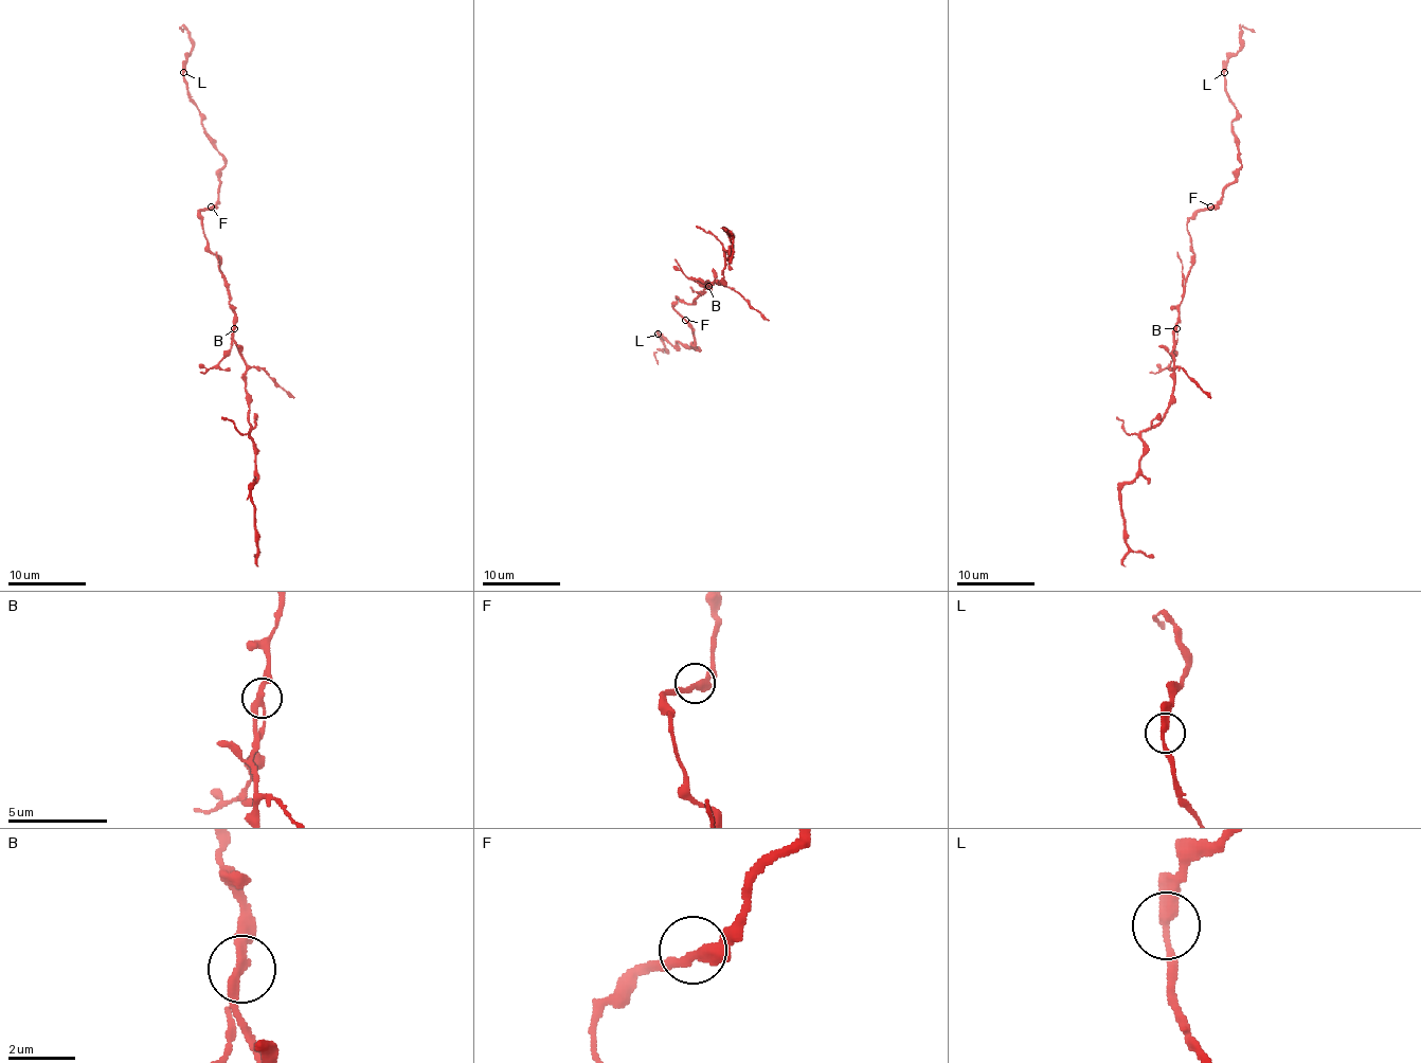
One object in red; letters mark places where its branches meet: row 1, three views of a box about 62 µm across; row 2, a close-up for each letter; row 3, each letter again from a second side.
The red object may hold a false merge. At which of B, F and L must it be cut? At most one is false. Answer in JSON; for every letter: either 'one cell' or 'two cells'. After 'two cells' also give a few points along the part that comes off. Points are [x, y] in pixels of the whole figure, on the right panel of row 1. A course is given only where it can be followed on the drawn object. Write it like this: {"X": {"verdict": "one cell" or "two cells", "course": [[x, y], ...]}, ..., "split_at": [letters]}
{"B": {"verdict": "two cells", "course": [[1176, 328], [1171, 363], [1157, 373], [1149, 371]]}, "F": {"verdict": "one cell"}, "L": {"verdict": "one cell"}, "split_at": ["B"]}

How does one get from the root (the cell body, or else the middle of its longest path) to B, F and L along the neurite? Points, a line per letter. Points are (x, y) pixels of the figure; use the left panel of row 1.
B: (223, 276), (229, 304), (235, 314), (235, 328)
F: (223, 276), (219, 259), (210, 249), (201, 228), (199, 212), (211, 206)
L: (223, 276), (219, 259), (208, 246), (199, 212), (217, 200), (219, 170), (225, 161), (205, 131), (183, 72)

